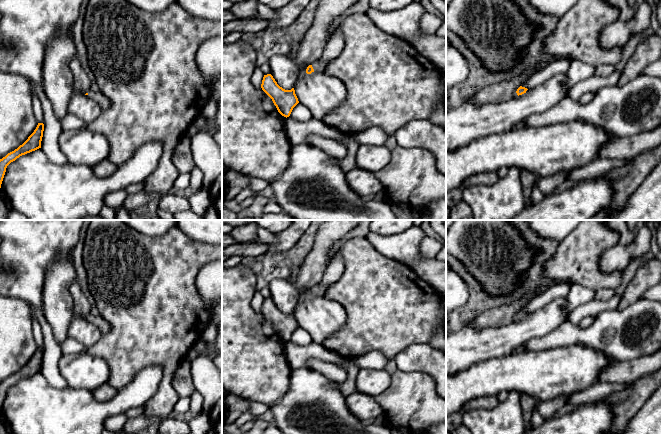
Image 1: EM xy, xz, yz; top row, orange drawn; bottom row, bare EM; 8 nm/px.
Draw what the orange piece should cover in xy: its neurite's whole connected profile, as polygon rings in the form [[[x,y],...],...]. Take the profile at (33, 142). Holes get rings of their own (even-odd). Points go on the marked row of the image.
[[[38,123],[34,132],[28,139],[14,151],[8,153],[5,157],[0,159],[0,188],[6,172],[7,166],[22,155],[35,151],[41,148],[41,141],[43,137],[44,124]]]

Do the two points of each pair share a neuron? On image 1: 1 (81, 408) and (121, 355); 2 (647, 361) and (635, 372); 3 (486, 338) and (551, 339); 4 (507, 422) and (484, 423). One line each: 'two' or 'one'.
1: two
2: one
3: two
4: one

